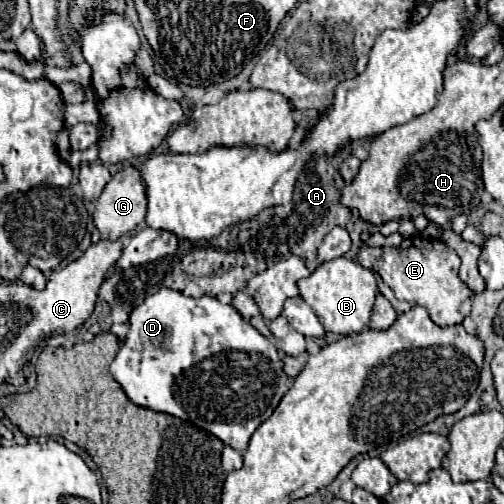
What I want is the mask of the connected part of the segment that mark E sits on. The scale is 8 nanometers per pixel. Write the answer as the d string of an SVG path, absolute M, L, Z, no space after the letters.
M408 237L400 247L362 247L358 251L358 263L380 275L384 289L390 289L392 293L388 301L398 313L406 313L414 305L422 305L428 309L430 319L440 327L458 325L470 315L474 291L458 277L460 257L438 239L428 241L424 237Z

